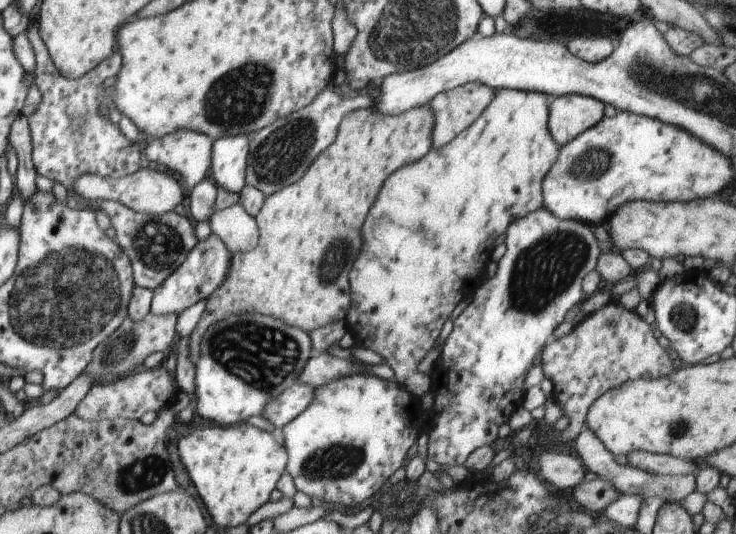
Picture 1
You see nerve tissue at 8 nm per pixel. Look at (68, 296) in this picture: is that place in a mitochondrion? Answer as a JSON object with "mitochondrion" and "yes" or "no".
{"mitochondrion":"yes"}

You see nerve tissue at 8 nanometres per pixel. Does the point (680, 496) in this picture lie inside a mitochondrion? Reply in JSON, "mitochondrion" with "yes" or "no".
{"mitochondrion":"no"}

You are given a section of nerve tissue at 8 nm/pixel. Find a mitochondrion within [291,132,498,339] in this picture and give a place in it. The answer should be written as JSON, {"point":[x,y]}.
{"point":[337,257]}

